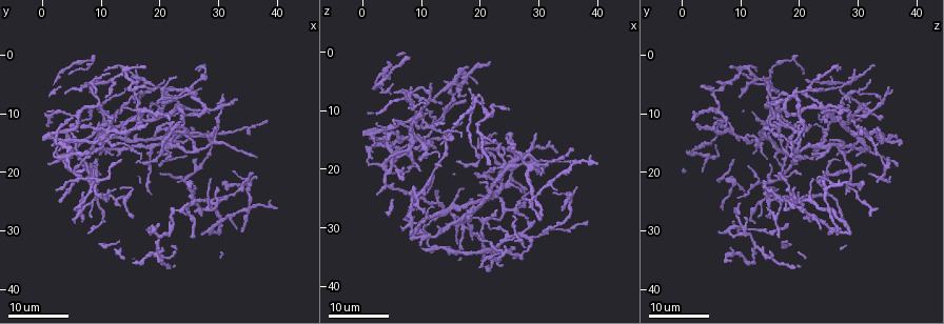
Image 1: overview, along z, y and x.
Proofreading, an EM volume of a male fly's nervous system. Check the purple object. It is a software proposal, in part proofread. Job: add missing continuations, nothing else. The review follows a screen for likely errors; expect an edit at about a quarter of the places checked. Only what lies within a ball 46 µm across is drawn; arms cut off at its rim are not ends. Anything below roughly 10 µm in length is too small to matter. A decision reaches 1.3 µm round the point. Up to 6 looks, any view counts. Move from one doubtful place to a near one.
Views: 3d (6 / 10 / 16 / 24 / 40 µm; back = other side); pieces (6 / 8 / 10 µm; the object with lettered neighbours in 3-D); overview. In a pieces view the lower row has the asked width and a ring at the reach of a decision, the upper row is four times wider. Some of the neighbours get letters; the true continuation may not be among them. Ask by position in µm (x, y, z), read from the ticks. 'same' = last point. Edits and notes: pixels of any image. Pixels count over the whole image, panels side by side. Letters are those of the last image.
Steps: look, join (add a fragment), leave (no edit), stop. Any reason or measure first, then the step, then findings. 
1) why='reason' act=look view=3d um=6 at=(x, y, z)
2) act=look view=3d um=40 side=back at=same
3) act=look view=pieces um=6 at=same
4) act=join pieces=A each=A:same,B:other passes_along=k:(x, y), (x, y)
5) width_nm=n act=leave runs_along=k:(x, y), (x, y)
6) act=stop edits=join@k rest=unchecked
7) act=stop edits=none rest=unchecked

why='branch stops here' act=look view=3d um=24 at=(26.0, 2.5, 27.0)

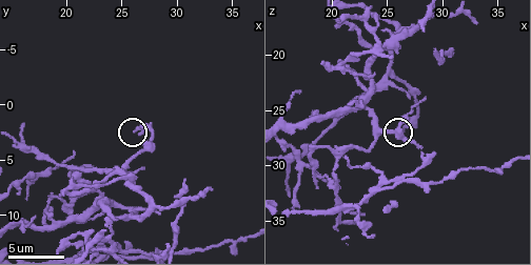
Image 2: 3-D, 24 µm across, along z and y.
why='see the neighbours' act=look view=pieces um=6 at=same

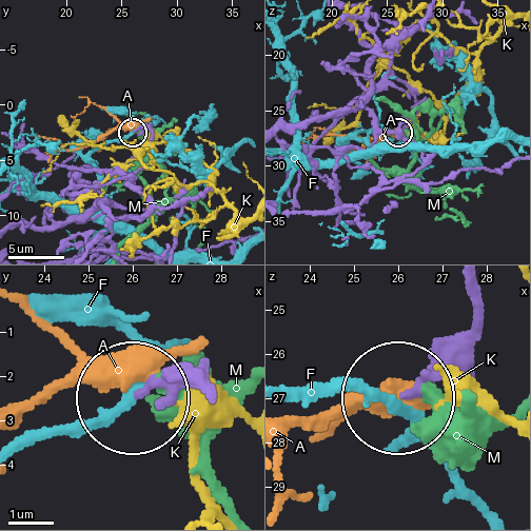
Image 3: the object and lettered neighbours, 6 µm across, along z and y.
act=leave each=A:other,F:other,K:other,M:other found='no lettered fragment goes on from it'

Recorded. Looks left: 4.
why='tapers out' act=look view=3d um=16 at=(28.5, 21.5, 22.5)

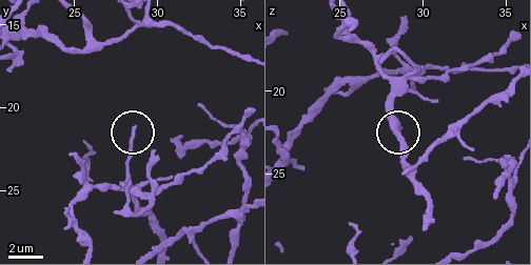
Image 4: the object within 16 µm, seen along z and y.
act=look view=pieces um=6 at=(28.6, 21.4, 22.4)

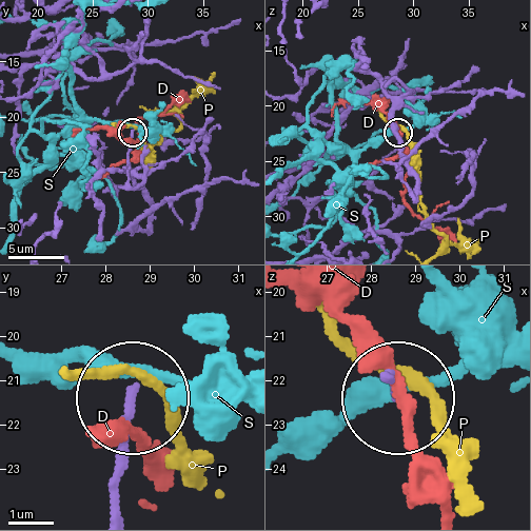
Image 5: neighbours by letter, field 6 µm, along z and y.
width_nm=160 act=leave each=D:other,P:other,S:other found='none of them fits'

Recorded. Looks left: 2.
why='an open end' act=look view=3d um=24 at=(25.0, 31.0, 16.5)

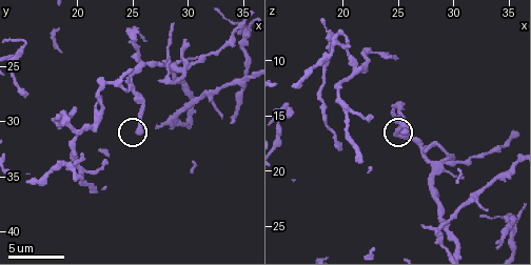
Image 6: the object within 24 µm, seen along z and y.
act=look view=pieces um=8 at=(25.4, 30.8, 16.4)

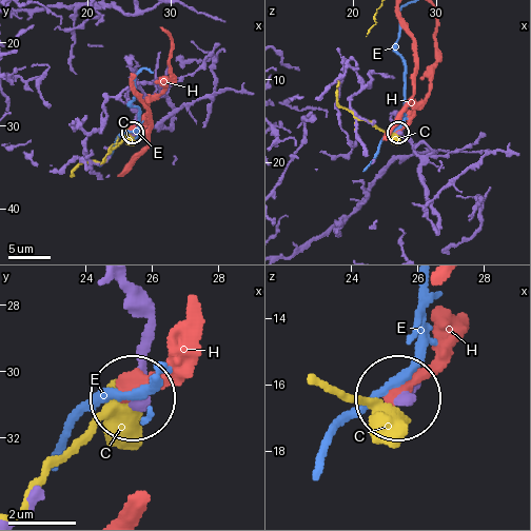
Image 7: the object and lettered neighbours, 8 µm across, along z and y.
act=leave each=C:other,E:other,H:other runs_along=7:(128, 289), (148, 332), (133, 396) found='none of them fits'

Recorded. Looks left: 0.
act=stop edits=none rest=unchecked

